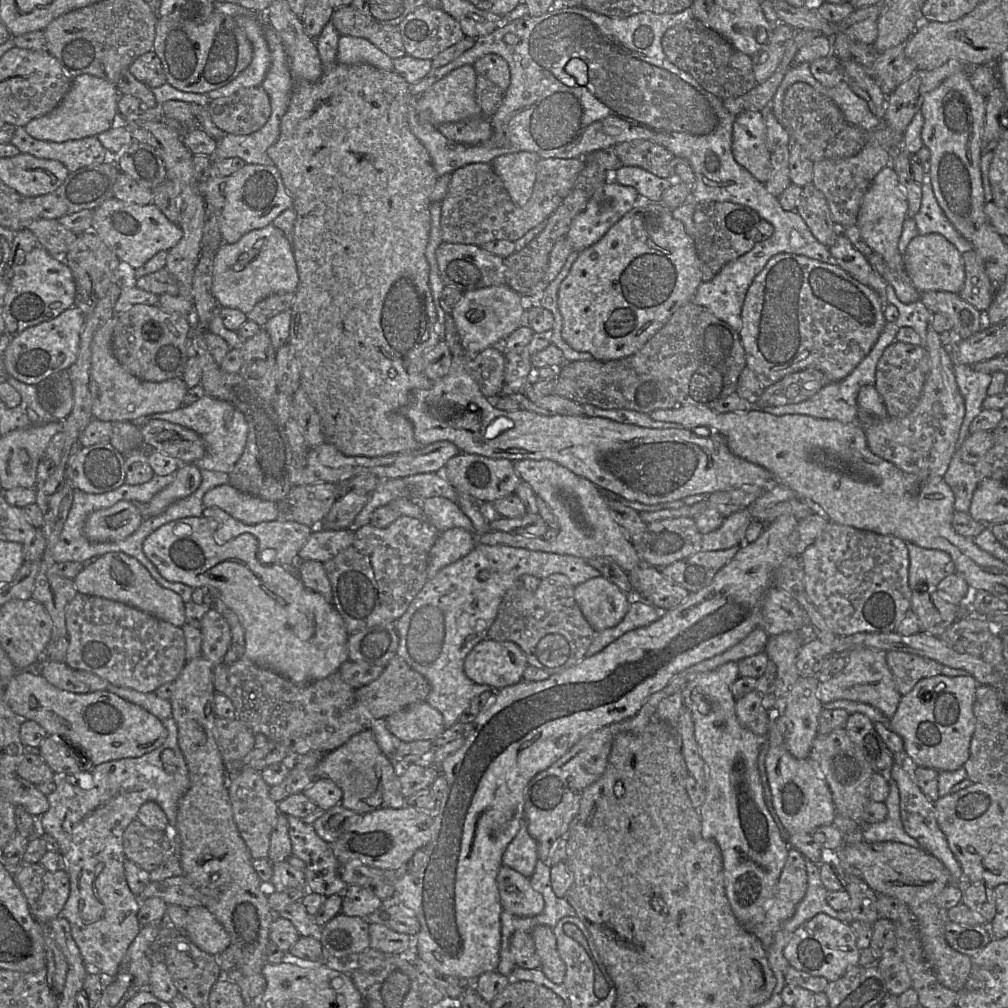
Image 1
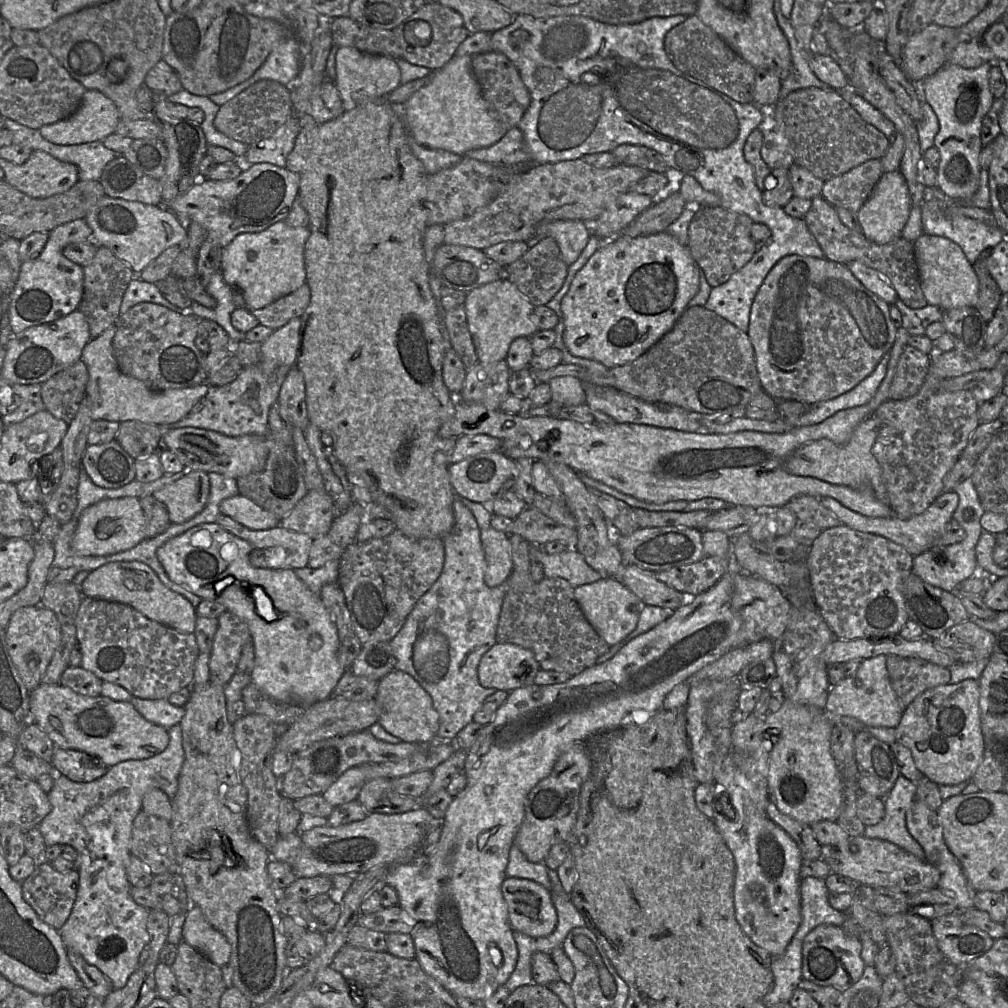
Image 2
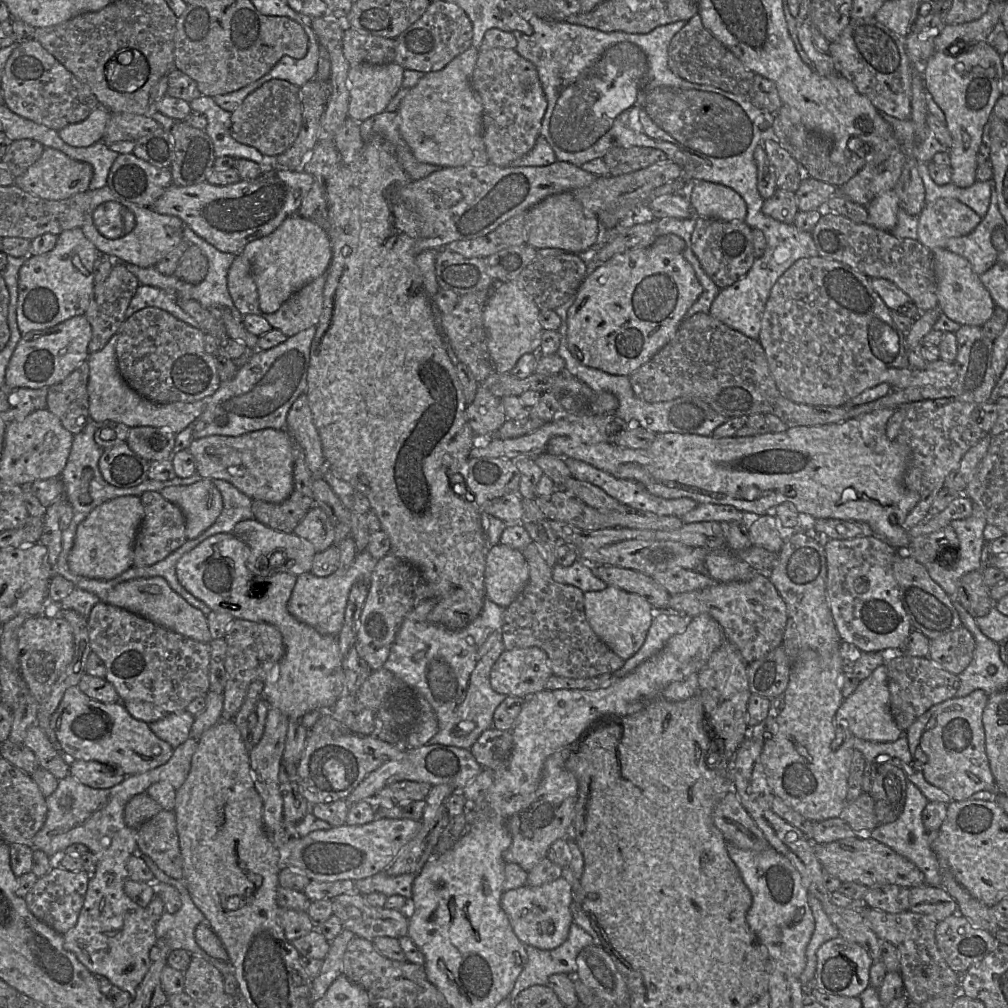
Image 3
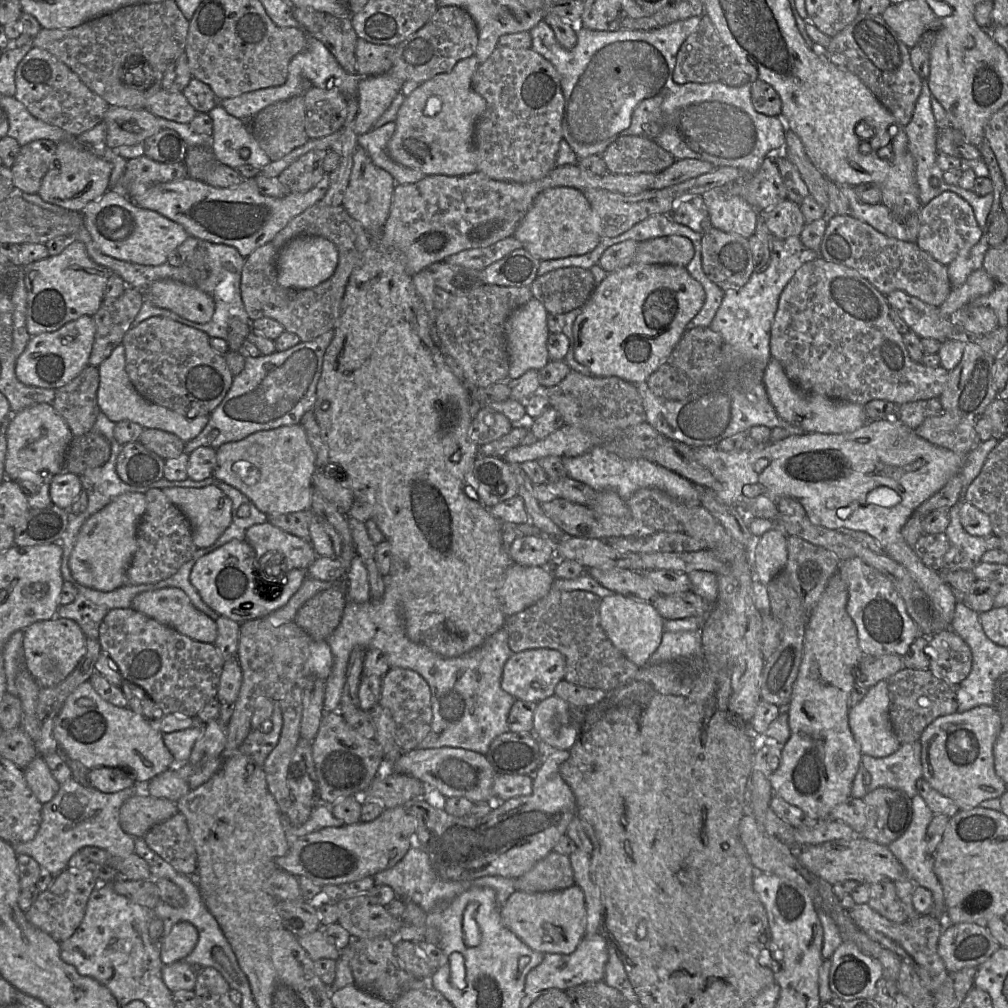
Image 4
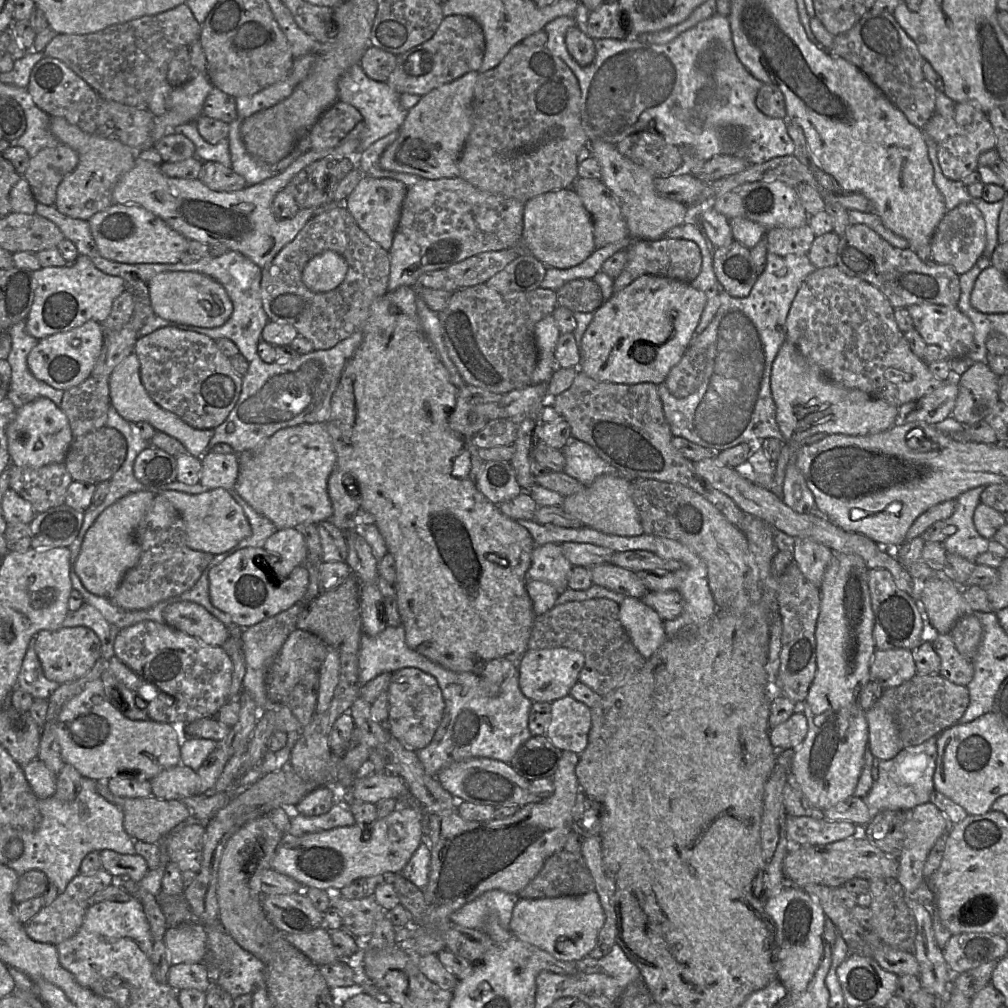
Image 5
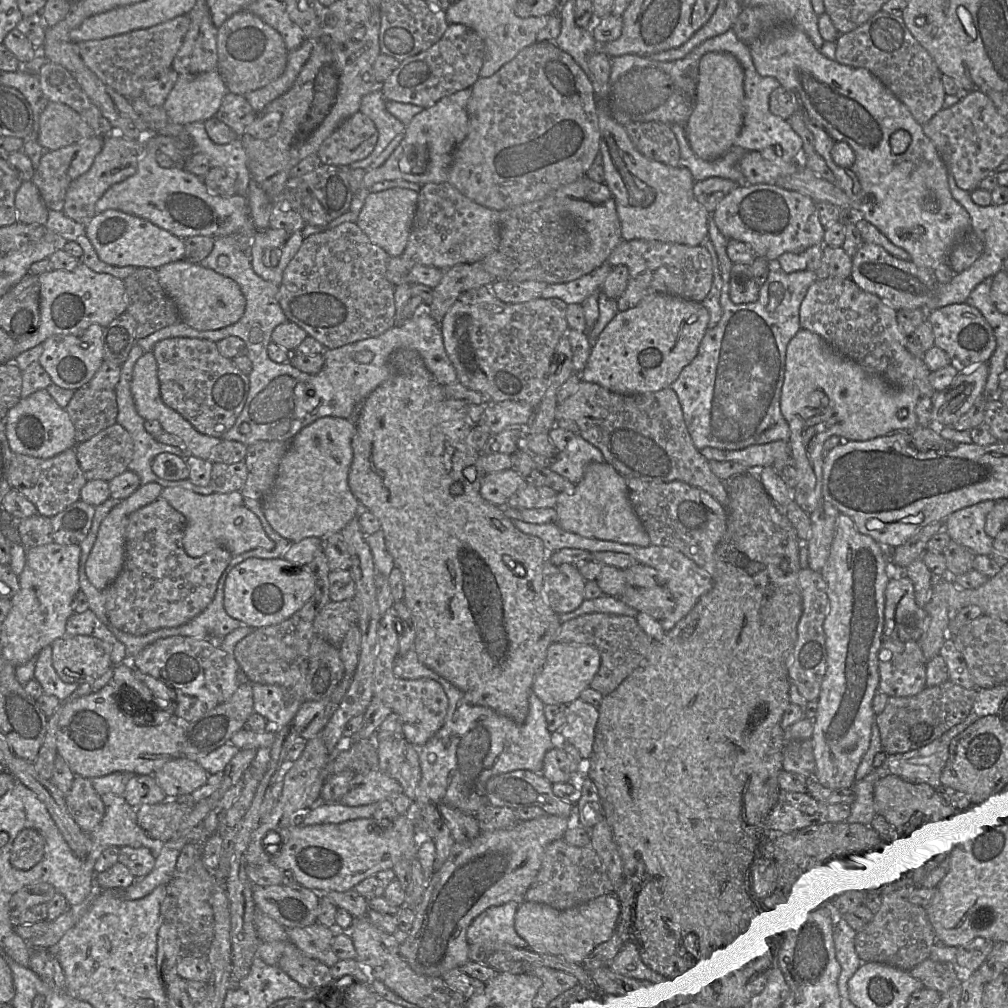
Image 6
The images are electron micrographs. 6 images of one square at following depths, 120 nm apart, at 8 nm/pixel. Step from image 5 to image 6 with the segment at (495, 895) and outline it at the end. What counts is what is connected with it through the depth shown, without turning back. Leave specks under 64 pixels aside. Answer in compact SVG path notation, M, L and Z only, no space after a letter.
M508 902L492 906L477 916L467 929L469 944L499 941L518 948L528 948L527 942L515 930L515 914L519 904Z

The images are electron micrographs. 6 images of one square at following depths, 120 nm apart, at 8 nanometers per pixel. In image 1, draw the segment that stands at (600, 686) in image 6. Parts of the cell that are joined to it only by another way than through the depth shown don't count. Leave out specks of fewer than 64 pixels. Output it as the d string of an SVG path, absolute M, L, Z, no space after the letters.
M553 574L541 580L534 592L523 587L521 577L505 593L495 621L488 630L487 639L515 643L525 654L527 663L550 675L566 670L585 658L596 631L584 618L574 598L574 589L563 574Z

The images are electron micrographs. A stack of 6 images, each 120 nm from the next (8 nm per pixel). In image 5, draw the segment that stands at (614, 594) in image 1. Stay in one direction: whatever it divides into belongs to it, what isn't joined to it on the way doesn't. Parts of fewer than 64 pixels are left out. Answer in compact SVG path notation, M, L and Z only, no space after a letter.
M625 597L619 604L619 619L634 646L646 660L668 639L664 620L641 599Z

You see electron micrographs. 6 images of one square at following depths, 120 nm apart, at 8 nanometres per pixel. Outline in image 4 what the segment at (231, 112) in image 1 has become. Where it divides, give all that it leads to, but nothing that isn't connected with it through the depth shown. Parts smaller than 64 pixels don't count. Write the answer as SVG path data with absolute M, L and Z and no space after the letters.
M303 95L283 100L259 111L246 120L247 127L271 161L276 161L309 140L306 132L306 108Z

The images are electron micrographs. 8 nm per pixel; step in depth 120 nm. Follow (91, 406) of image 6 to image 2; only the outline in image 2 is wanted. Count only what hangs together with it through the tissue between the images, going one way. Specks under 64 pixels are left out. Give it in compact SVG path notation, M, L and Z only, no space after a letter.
M82 361L56 373L41 384L41 397L52 416L69 424L86 395L89 373Z

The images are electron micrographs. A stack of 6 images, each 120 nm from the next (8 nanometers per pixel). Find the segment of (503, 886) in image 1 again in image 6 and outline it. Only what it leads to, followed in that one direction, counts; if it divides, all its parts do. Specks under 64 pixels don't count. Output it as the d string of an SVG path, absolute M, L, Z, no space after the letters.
M614 894L599 896L587 903L567 910L558 910L547 904L523 901L515 914L515 930L528 944L528 948L541 955L560 957L574 964L583 964L589 955L614 934L620 916L620 902Z

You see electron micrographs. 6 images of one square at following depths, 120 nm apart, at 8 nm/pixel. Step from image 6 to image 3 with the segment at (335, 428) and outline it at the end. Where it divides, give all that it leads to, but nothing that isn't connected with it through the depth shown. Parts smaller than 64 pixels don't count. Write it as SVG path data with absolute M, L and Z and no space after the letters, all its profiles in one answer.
M262 429L235 437L201 437L193 440L187 451L194 458L195 474L202 478L225 480L253 500L281 503L294 490L293 444L285 429Z

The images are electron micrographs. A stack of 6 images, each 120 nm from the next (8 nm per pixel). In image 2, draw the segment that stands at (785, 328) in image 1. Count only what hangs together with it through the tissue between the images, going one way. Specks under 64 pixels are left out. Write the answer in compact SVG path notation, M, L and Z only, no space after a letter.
M787 255L780 259L766 275L753 300L747 335L752 343L758 376L763 391L775 400L793 400L807 405L838 397L858 385L869 376L882 357L889 353L898 333L889 311L890 305L868 290L847 268L846 265L835 261L819 259L810 256Z

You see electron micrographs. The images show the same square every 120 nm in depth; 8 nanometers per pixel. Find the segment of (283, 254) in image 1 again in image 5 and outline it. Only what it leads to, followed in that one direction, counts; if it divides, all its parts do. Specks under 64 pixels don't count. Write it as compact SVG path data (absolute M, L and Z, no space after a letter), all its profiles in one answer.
M327 250L307 262L302 271L302 281L312 292L326 292L344 280L347 269L348 264L343 256Z

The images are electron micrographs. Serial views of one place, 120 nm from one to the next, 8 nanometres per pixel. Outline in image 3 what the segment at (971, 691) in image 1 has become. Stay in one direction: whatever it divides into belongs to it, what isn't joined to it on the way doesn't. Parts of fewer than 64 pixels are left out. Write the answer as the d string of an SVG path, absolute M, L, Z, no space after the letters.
M980 689L974 690L964 697L953 697L945 700L932 706L903 734L907 738L911 757L921 766L925 780L944 791L951 801L969 800L977 792L992 792L996 789L986 754L985 733L982 724L982 715L987 700L988 695Z

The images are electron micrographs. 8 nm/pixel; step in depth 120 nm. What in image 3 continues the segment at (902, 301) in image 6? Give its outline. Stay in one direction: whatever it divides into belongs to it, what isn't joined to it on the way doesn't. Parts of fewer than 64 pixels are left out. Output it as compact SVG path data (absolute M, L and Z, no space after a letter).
M826 209L811 232L818 256L842 262L868 278L884 278L907 294L920 312L938 307L932 252L917 239L897 238L890 232L852 220Z

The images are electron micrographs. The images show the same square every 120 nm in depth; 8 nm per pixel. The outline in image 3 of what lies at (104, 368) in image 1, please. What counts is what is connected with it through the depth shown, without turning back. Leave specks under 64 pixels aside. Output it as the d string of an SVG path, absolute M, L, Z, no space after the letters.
M118 334L113 335L107 344L99 351L89 353L89 379L87 391L89 396L90 420L98 423L114 421L128 427L151 426L166 429L178 434L198 418L204 411L208 398L195 402L172 402L158 404L152 402L134 391L122 378L116 358L116 343Z

